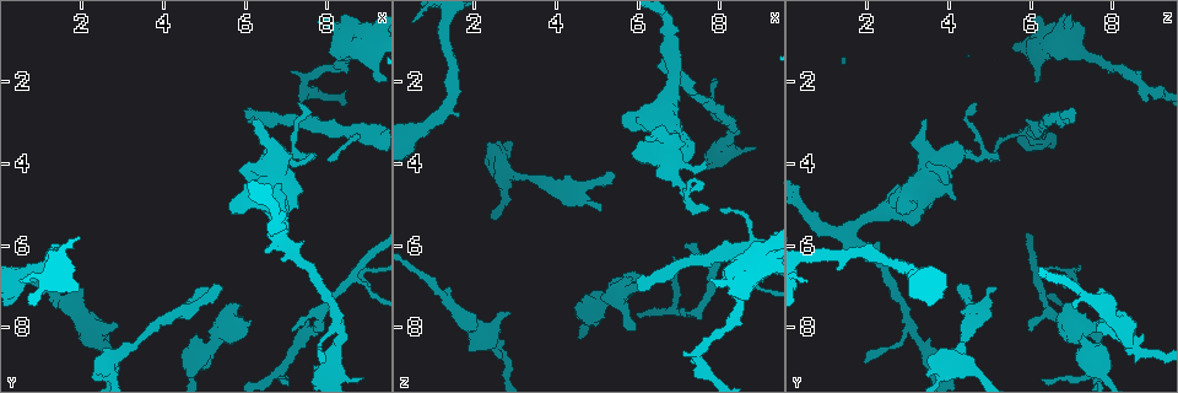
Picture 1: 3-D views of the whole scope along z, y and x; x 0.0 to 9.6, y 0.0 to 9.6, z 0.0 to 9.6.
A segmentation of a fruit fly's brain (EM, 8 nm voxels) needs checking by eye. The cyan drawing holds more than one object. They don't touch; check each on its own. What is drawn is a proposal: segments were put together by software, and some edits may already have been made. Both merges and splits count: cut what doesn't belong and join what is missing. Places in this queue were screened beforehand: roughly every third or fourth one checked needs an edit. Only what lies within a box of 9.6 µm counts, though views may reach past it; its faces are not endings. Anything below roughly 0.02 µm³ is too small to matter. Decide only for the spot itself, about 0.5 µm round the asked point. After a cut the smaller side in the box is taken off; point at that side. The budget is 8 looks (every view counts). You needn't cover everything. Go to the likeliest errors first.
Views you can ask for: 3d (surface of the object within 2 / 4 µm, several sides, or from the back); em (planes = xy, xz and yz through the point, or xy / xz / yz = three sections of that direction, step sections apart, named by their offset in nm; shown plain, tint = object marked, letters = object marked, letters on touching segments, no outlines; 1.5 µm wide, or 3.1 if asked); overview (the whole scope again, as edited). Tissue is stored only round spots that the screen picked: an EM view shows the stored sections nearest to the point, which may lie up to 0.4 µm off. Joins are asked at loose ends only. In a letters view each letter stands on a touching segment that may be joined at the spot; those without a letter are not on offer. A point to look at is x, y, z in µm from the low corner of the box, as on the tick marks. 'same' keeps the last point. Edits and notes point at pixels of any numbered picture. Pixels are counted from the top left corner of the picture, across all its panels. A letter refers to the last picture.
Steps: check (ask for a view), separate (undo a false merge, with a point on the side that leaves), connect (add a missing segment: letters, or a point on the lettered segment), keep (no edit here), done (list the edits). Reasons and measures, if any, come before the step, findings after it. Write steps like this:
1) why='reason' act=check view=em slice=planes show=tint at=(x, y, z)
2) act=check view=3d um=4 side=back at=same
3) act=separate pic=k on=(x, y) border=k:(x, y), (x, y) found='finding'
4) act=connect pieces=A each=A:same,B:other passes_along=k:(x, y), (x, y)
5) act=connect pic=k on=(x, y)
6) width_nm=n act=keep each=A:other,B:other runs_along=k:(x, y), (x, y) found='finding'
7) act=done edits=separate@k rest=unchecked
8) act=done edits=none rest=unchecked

why='branch stops here' act=check view=em slice=planes show=letters at=(5.90, 7.70, 8.10)

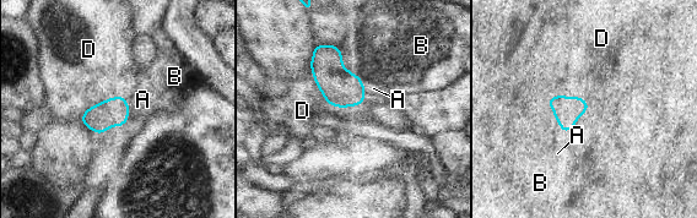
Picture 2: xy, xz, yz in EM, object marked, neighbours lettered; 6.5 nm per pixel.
act=keep each=A:other,B:other,D:other border=2:(124, 96), (91, 105), (80, 119) found='none of them fits'

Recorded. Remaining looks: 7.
why='sharp bend' act=check view=3d um=2 at=(8.60, 6.65, 6.20)

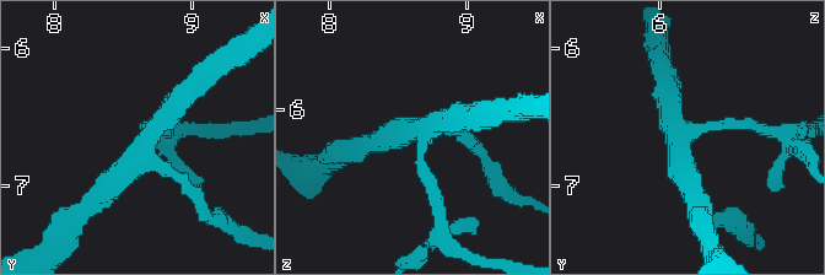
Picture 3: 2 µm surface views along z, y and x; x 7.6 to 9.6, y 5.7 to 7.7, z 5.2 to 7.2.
arms=4 why='shape alone is not enough' act=check view=em slice=xy step=8 show=tint at=(8.66, 6.68, 6.18)

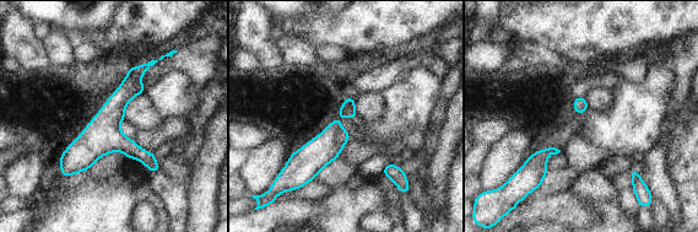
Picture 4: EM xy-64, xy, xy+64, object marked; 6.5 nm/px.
why='another direction' act=check view=em slice=xz step=8 show=letters at=same

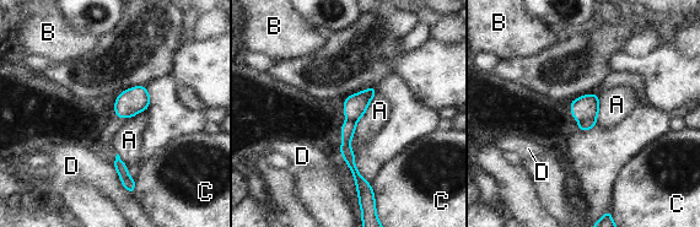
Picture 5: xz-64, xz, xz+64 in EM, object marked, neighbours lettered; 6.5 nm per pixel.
act=separate pic=5 on=(585, 107) each=A:other,B:other,C:other,D:other border=5:(594, 118), (587, 118), (580, 123) found='two cells meet here'

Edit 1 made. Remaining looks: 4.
why='an open end' act=check view=em slice=yz step=4 show=tint at=(5.15, 7.00, 5.10)

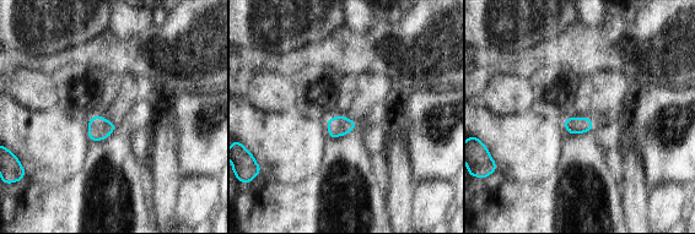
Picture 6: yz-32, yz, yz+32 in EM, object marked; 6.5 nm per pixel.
why='cut it another way' act=check view=em slice=planes show=letters at=same

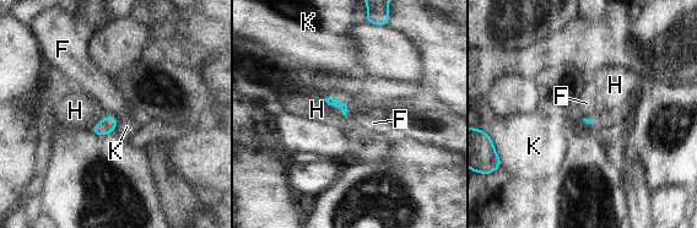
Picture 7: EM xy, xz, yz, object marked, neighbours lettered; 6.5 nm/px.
act=keep each=F:other,H:other,K:other border=7:(107, 114), (118, 118) found='no lettered segment goes on from it'

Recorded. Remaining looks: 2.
act=done edits=separate@5 rest=unchecked

